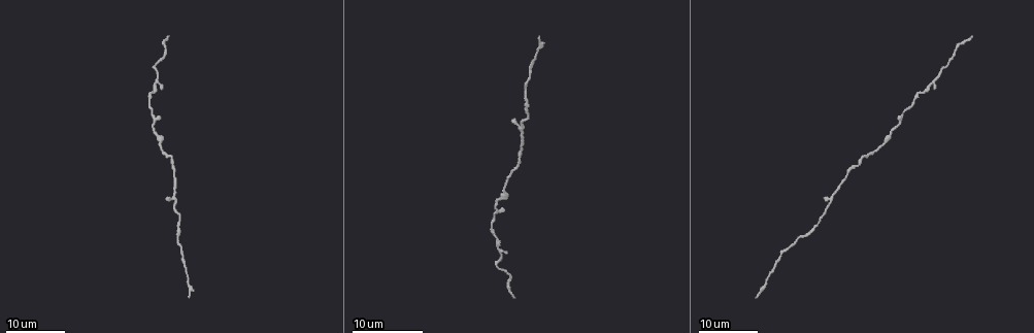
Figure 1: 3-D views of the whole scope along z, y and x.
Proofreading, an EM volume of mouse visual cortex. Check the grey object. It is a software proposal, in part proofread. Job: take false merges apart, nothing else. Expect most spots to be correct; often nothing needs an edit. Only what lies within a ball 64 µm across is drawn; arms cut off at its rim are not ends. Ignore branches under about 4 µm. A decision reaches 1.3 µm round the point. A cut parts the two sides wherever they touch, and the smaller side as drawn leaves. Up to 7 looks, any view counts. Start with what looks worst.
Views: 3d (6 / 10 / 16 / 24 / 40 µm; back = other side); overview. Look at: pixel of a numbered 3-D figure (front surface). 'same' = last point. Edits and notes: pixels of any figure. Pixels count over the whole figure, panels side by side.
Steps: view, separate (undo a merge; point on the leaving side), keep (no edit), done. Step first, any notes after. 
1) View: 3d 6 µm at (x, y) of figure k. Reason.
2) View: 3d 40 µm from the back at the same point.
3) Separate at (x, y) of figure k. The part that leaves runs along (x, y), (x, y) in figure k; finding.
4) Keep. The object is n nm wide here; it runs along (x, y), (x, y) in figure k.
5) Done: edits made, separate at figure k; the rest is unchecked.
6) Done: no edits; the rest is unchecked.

View: 3d 24 µm at (158, 82) of figure 1. Three-way junction.

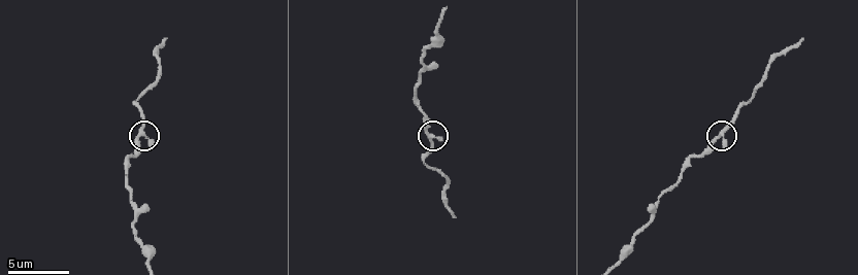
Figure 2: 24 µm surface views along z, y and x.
View: 3d 10 µm at (140, 133) of figure 2.

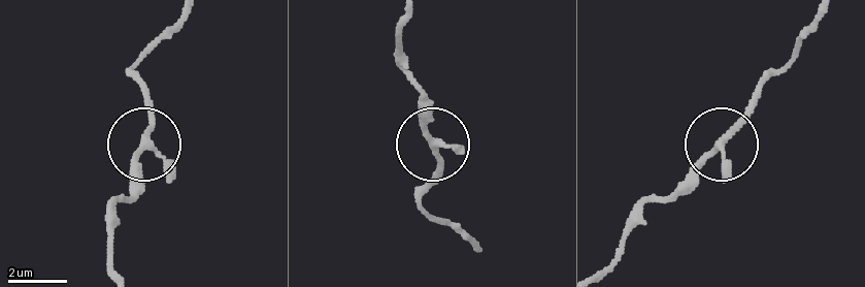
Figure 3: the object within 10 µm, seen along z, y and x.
Keep. It runs along (603, 265), (632, 214), (685, 184), (713, 154), (756, 90) in figure 3; all the same neuron.

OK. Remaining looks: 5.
View: 3d 16 µm at (522, 151) of figure 1. Thick turns thin.

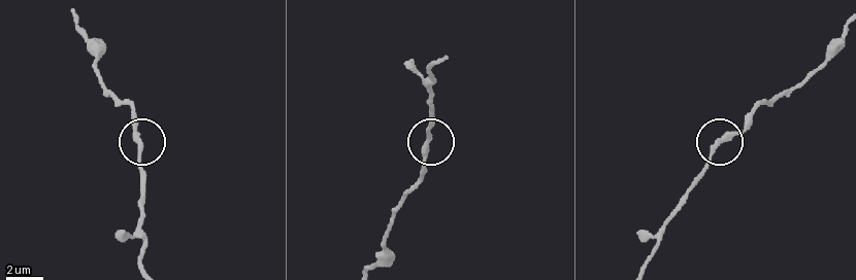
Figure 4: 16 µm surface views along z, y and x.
View: 3d 10 µm at (427, 143) of figure 4.

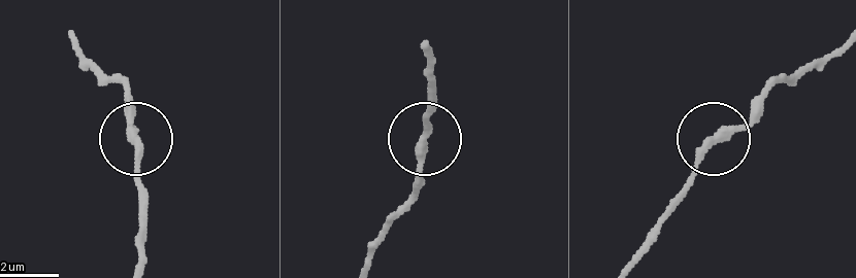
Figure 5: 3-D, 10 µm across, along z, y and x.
Keep. The object is 290 nm wide here; all the same neuron.

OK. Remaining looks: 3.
View: 3d 16 µm at (828, 205) of figure 1. Side arm on a straight run.

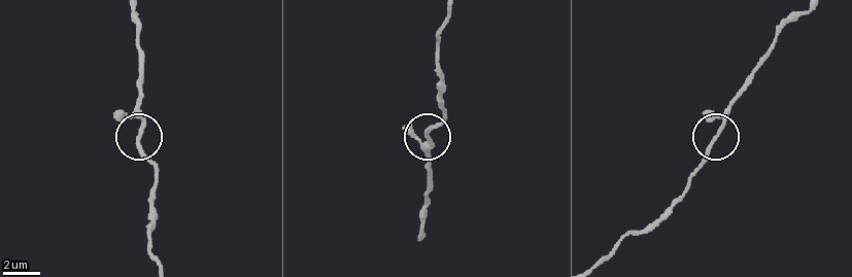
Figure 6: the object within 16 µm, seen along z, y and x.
View: 3d 10 µm at (719, 129) of figure 6.

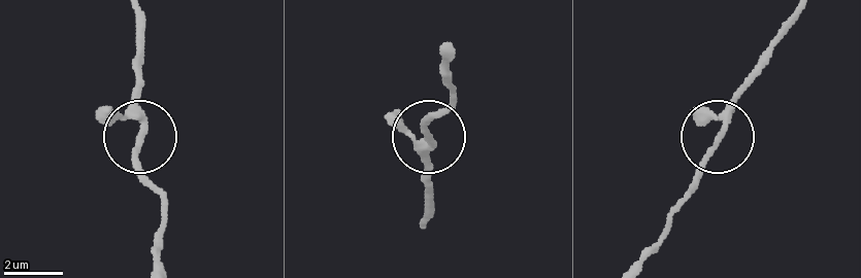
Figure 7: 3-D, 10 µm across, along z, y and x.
Keep. 3 arms meet here; it runs along (138, 13), (138, 161), (160, 203) in figure 7; all the same neuron.

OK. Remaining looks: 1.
Done: no edits; the rest is unchecked.

